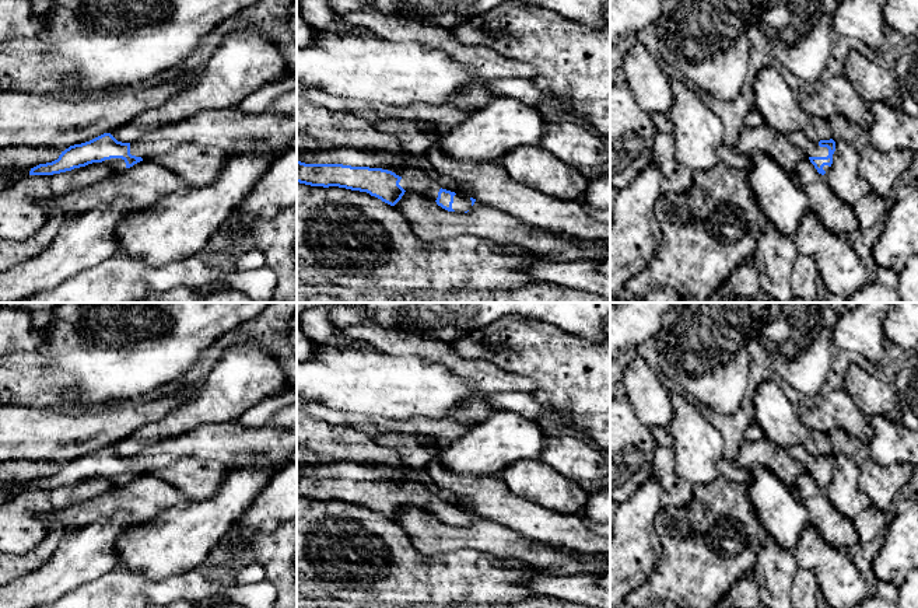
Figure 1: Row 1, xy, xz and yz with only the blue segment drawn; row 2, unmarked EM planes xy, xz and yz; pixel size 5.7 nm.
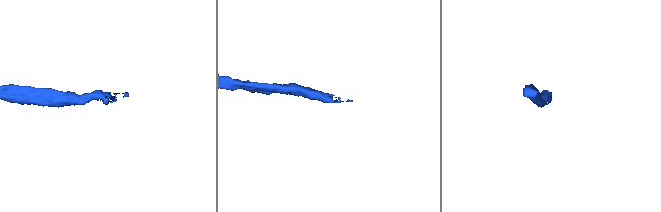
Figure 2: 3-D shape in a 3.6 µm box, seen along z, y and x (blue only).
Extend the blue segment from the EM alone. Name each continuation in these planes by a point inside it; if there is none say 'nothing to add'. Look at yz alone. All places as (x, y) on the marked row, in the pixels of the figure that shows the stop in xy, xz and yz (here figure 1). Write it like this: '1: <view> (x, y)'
1: yz (812, 149)

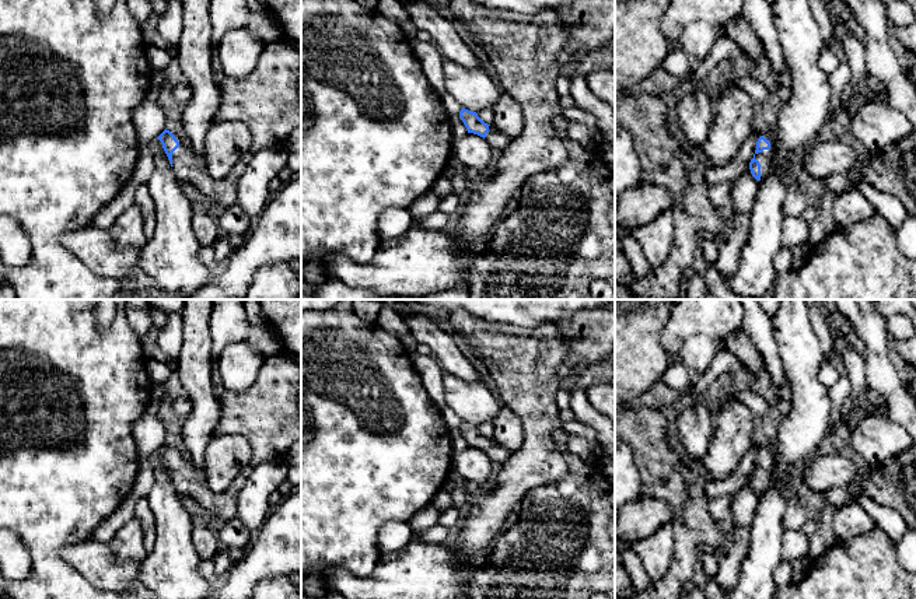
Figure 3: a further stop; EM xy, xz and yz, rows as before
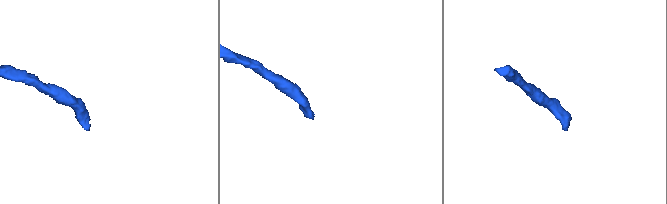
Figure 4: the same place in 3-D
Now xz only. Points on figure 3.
1: xz (497, 140)

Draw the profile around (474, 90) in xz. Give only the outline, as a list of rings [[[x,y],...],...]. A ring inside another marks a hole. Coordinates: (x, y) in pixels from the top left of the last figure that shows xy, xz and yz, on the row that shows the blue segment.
[[[444,59],[443,71],[447,94],[468,111],[478,113],[500,99],[501,88],[482,69],[465,69]]]

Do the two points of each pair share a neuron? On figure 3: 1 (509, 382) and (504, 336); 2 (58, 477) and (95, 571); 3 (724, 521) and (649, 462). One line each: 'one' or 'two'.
1: one
2: two
3: two

